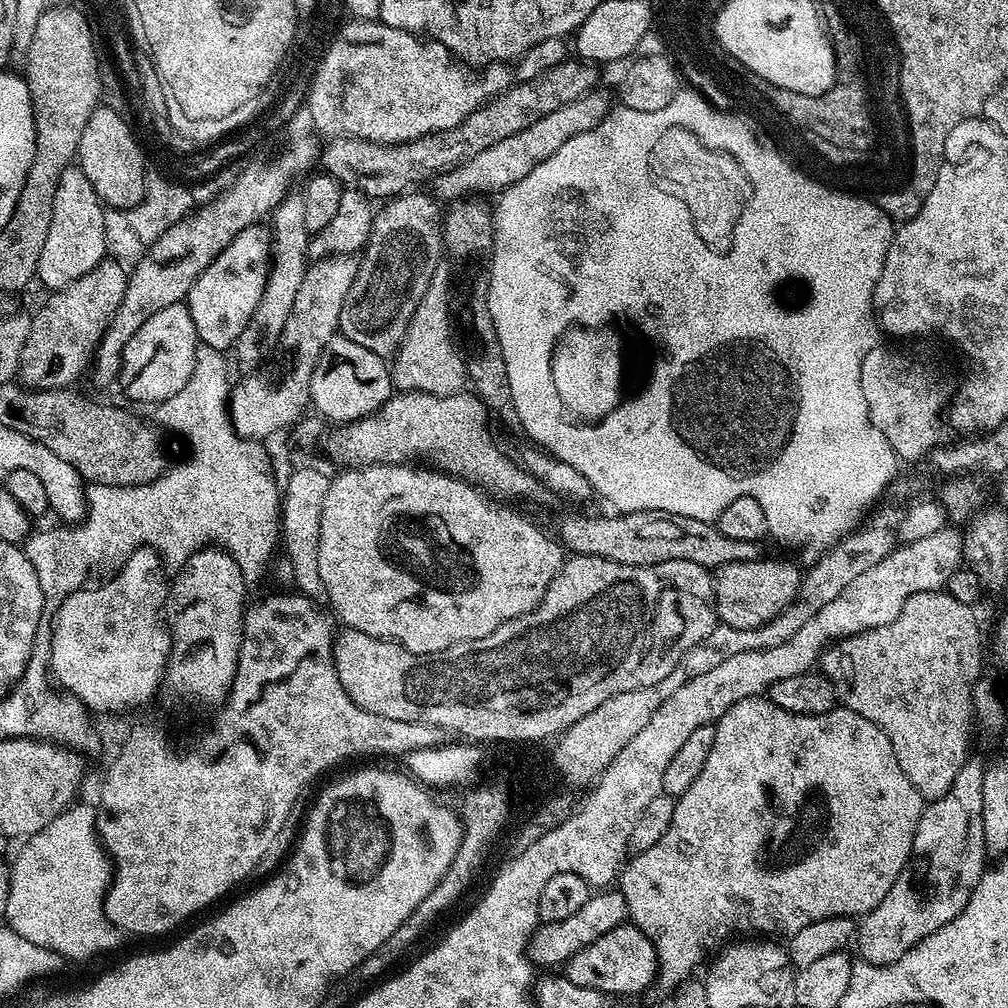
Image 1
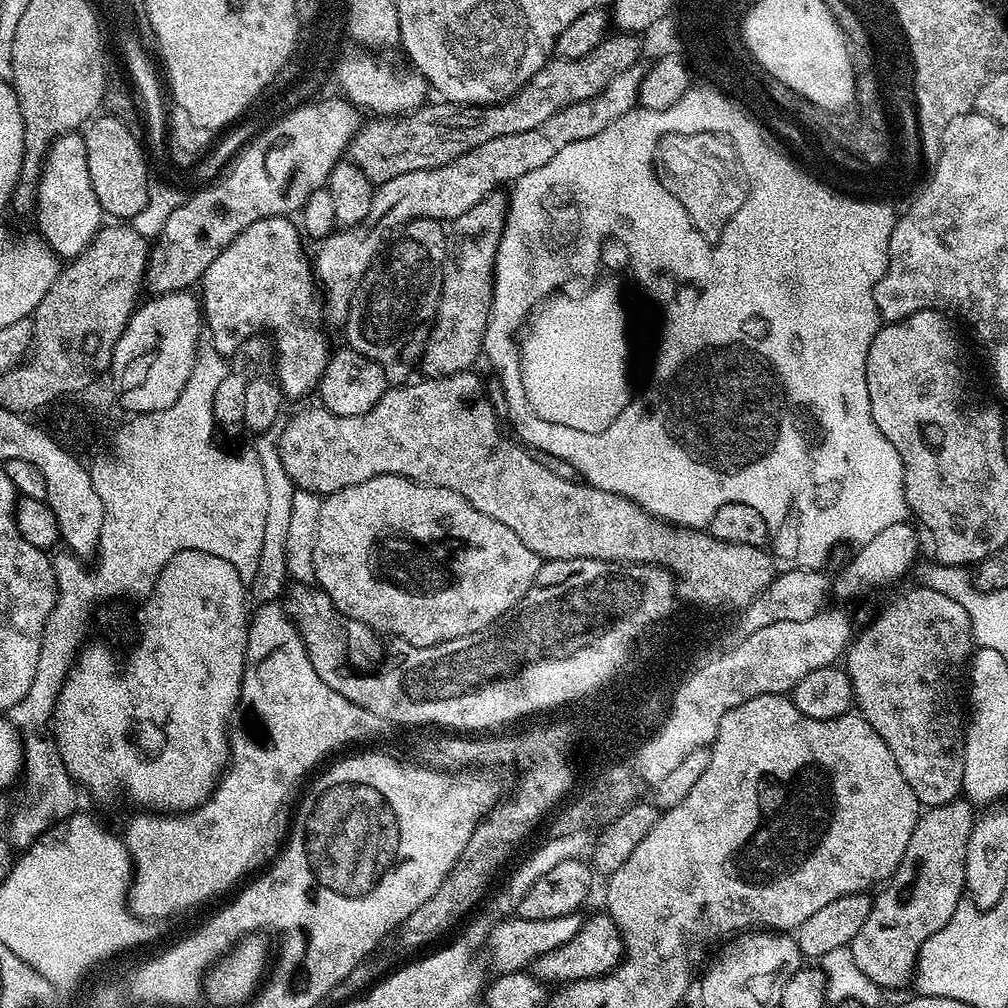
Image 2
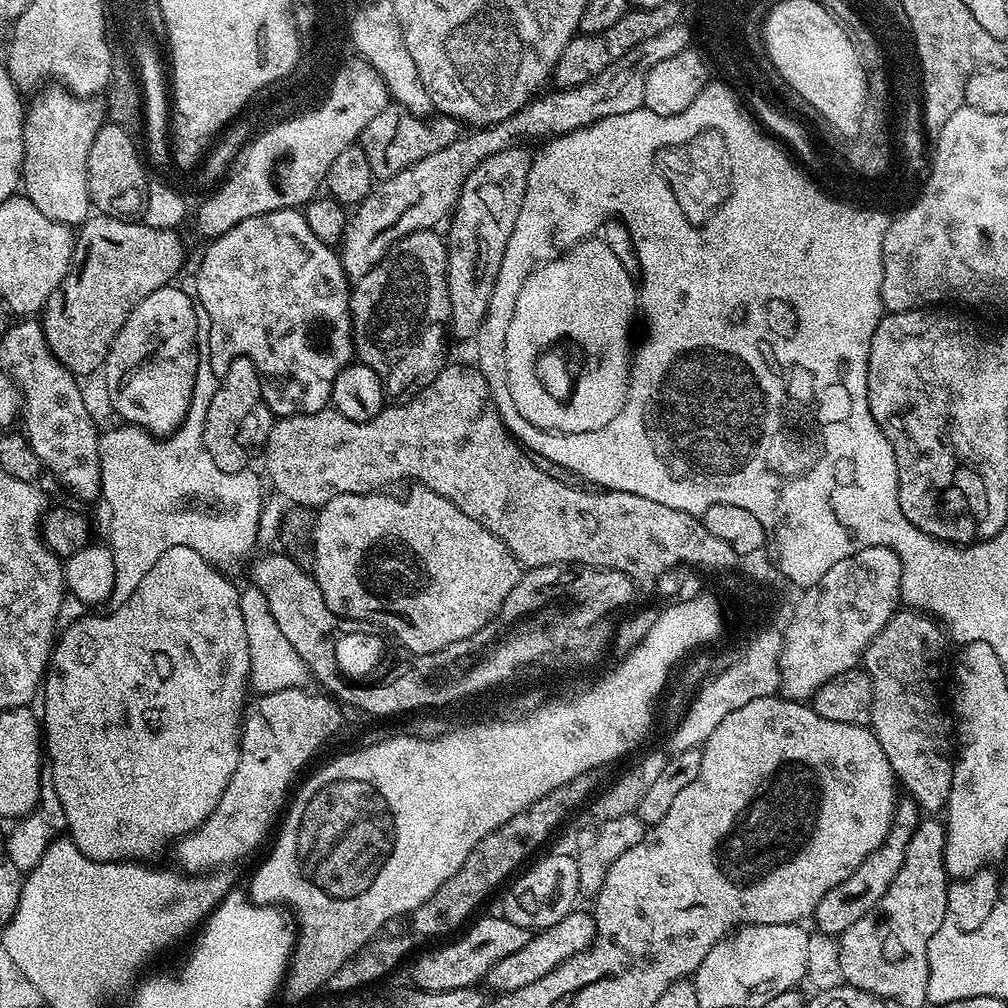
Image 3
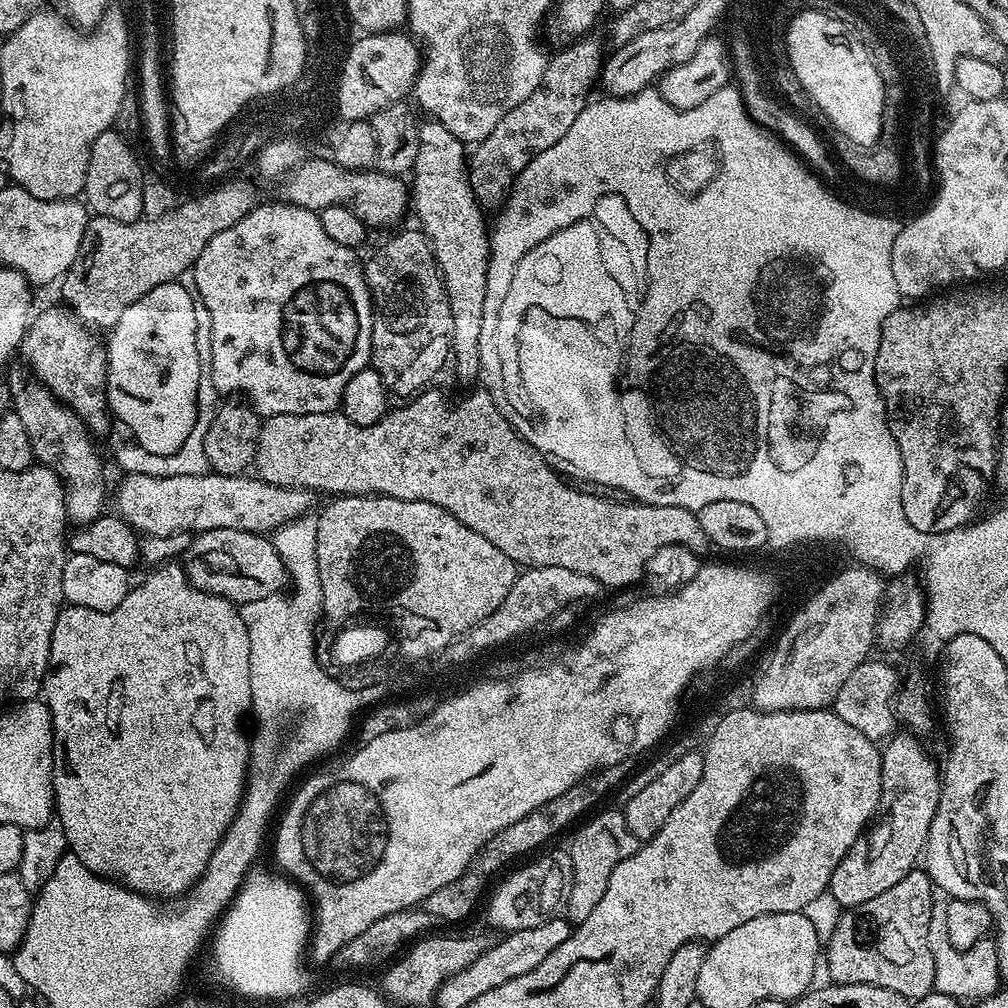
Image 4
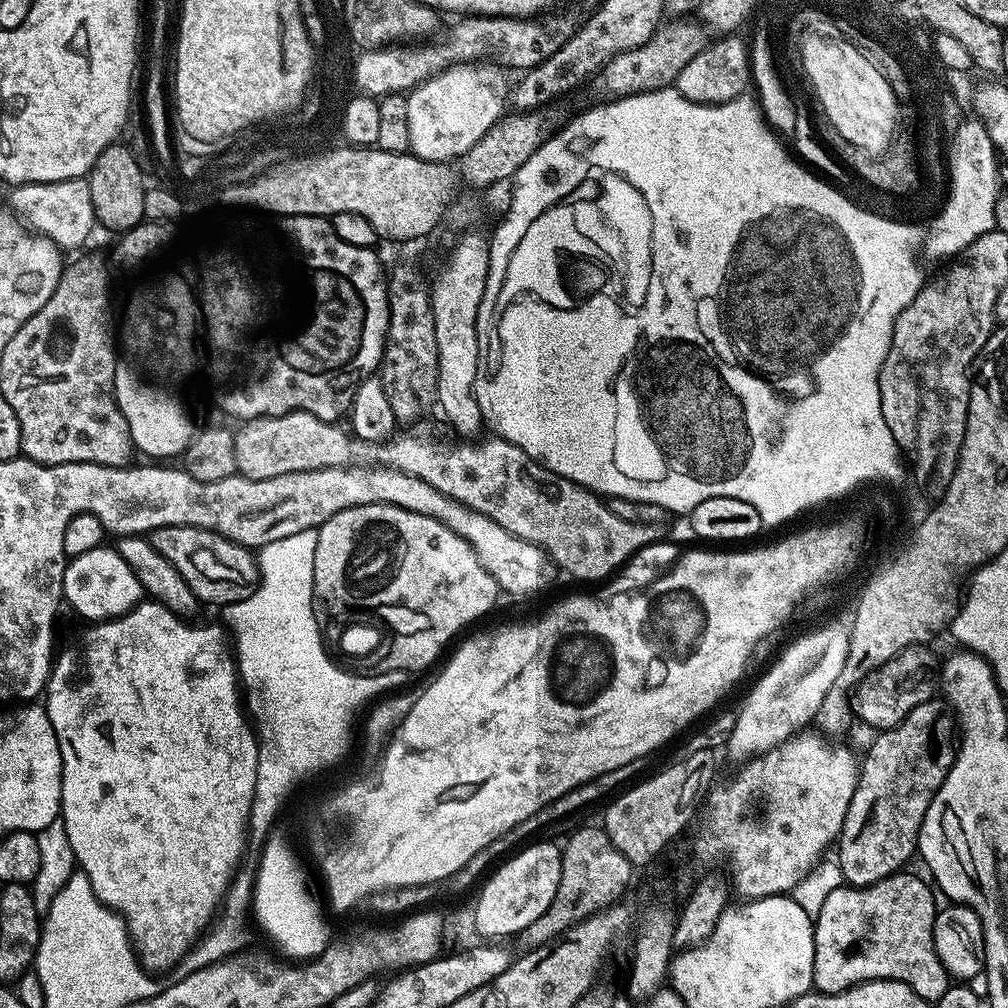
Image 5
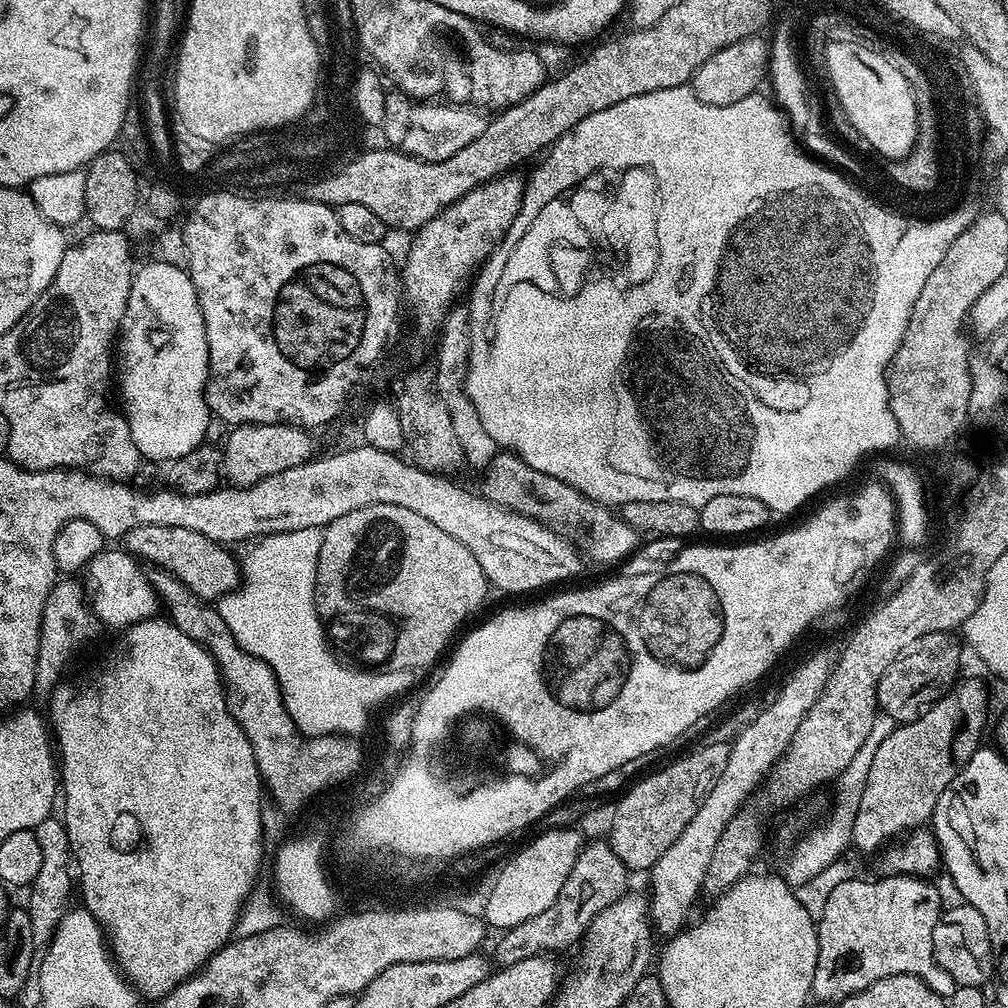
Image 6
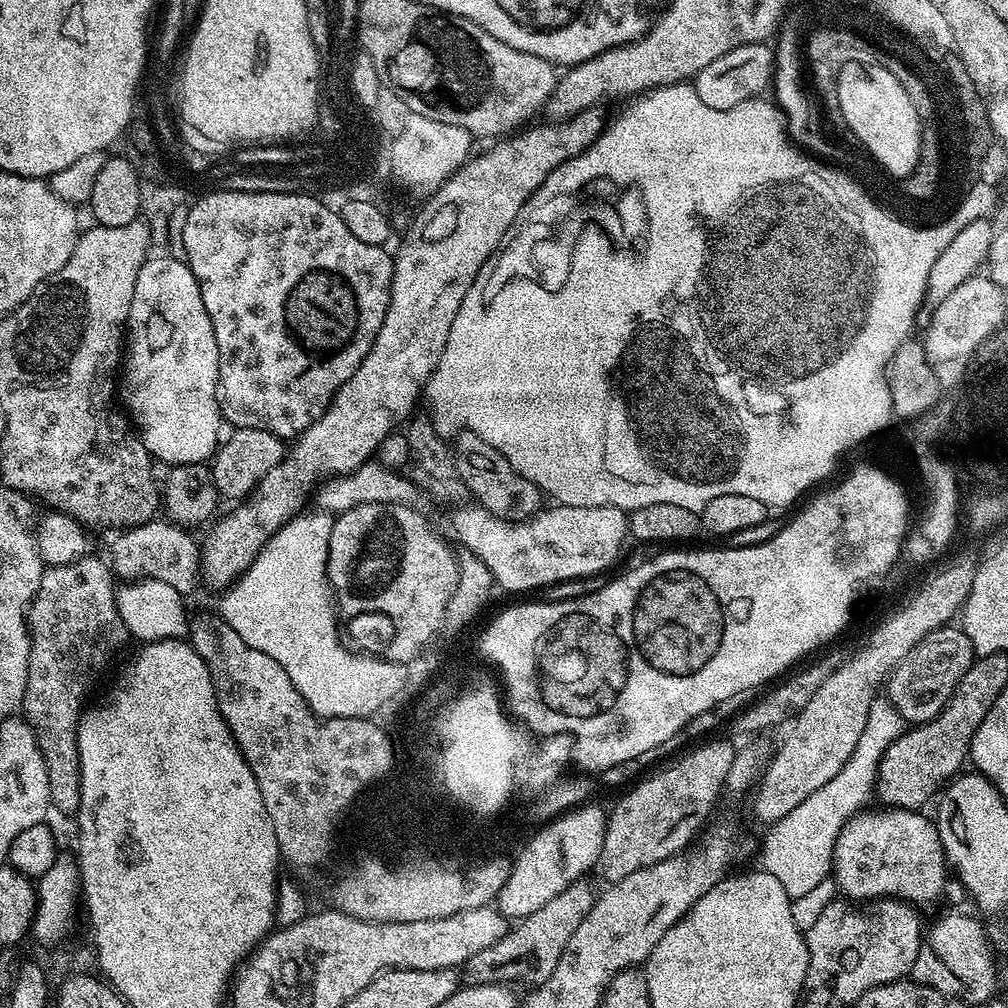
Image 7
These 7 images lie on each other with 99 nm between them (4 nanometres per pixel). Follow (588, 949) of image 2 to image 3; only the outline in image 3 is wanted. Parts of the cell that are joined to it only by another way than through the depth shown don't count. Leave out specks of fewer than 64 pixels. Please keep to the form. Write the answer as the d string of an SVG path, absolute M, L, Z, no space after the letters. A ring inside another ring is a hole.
M574 910L566 914L562 922L549 928L539 929L535 934L529 935L526 946L522 946L522 950L502 958L502 962L494 962L486 977L486 984L493 988L493 993L503 994L522 990L522 986L530 986L530 982L538 982L538 978L546 978L546 974L562 966L566 958L574 958L574 954L585 952L596 936L596 917L591 911L580 911Z

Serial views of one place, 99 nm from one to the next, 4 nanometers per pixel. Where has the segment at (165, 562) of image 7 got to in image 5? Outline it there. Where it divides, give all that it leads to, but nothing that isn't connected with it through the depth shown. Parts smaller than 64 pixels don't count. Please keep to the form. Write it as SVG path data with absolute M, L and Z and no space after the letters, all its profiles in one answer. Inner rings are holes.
M170 526L151 533L150 539L158 554L162 554L162 558L166 558L178 574L182 574L197 601L204 603L205 600L208 604L219 606L237 604L240 600L249 600L260 585L257 557L249 549L216 532L190 526Z

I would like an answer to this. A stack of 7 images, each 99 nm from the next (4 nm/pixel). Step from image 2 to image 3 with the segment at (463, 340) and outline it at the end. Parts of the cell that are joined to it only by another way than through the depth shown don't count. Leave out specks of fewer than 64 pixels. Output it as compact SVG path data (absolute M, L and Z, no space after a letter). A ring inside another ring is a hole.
M524 146L507 148L498 154L492 154L490 158L486 158L480 162L478 166L474 166L474 170L470 170L470 174L462 186L460 197L456 199L454 215L451 217L450 223L447 225L447 228L449 228L448 232L446 231L446 243L448 246L448 289L450 290L450 310L452 311L450 332L453 337L456 335L460 340L469 339L468 341L471 341L473 338L479 336L480 327L488 313L490 298L494 294L494 286L498 282L498 270L502 270L502 258L506 254L506 242L510 242L510 234L514 234L514 222L518 222L518 210L522 210L522 198L526 194L526 182L528 181L528 175L532 169L532 161L534 159L533 153L528 153L528 150L529 149Z

